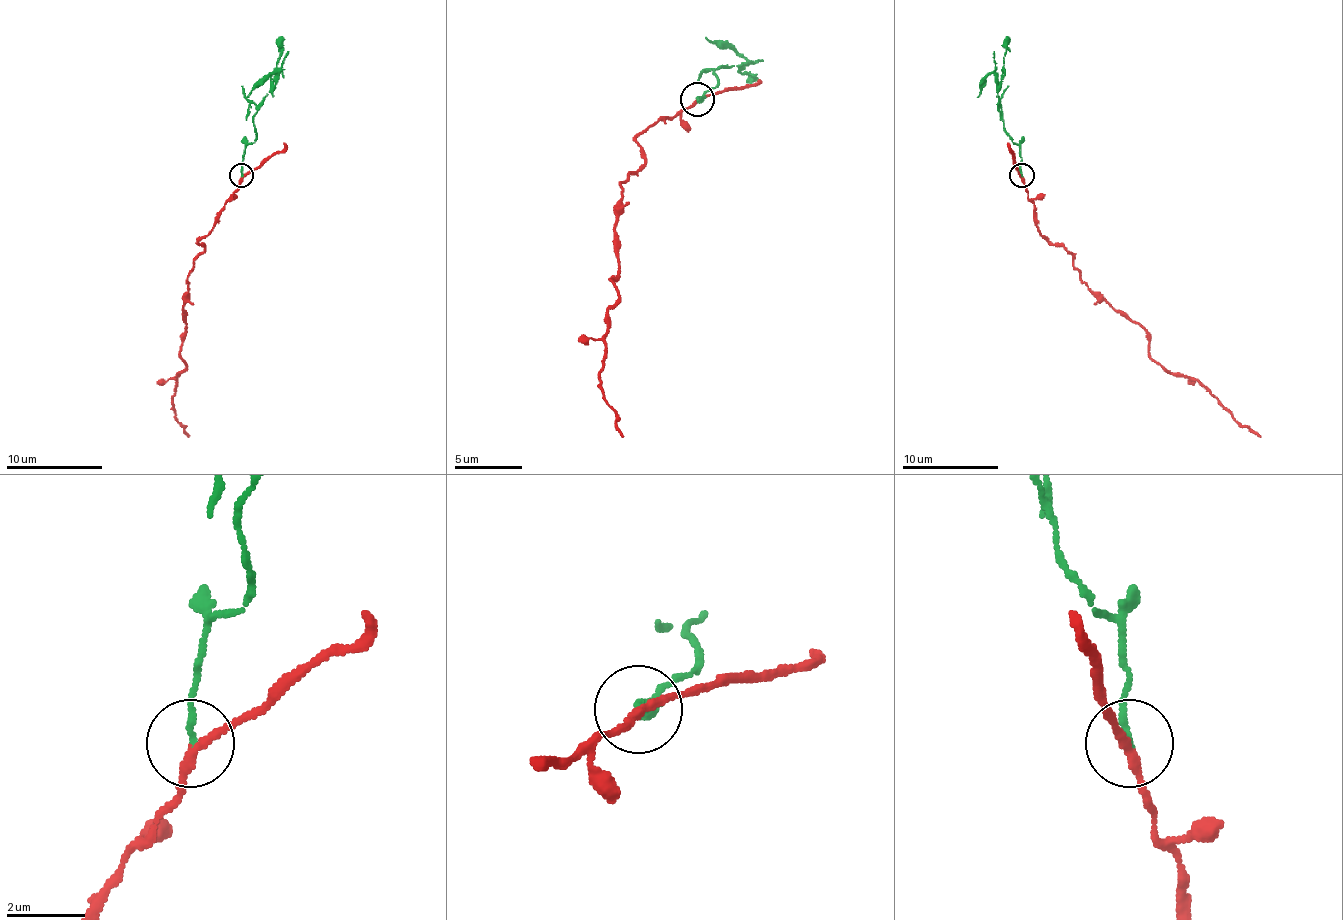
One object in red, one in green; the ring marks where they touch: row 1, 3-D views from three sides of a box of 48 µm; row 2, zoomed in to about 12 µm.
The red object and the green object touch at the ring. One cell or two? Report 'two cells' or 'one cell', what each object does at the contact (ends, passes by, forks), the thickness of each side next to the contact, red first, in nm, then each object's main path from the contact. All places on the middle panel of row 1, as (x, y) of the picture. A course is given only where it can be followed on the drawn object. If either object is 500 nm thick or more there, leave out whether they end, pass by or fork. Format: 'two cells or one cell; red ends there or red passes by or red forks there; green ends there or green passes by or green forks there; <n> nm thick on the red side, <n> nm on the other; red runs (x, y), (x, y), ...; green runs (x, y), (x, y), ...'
two cells; red passes by; green ends there; 200 nm thick on the red side, 160 nm on the other; red runs (698, 99), (636, 139), (643, 163), (619, 184), (599, 388), (623, 436); green runs (698, 99), (718, 82), (718, 68), (745, 61), (732, 48), (705, 37)

